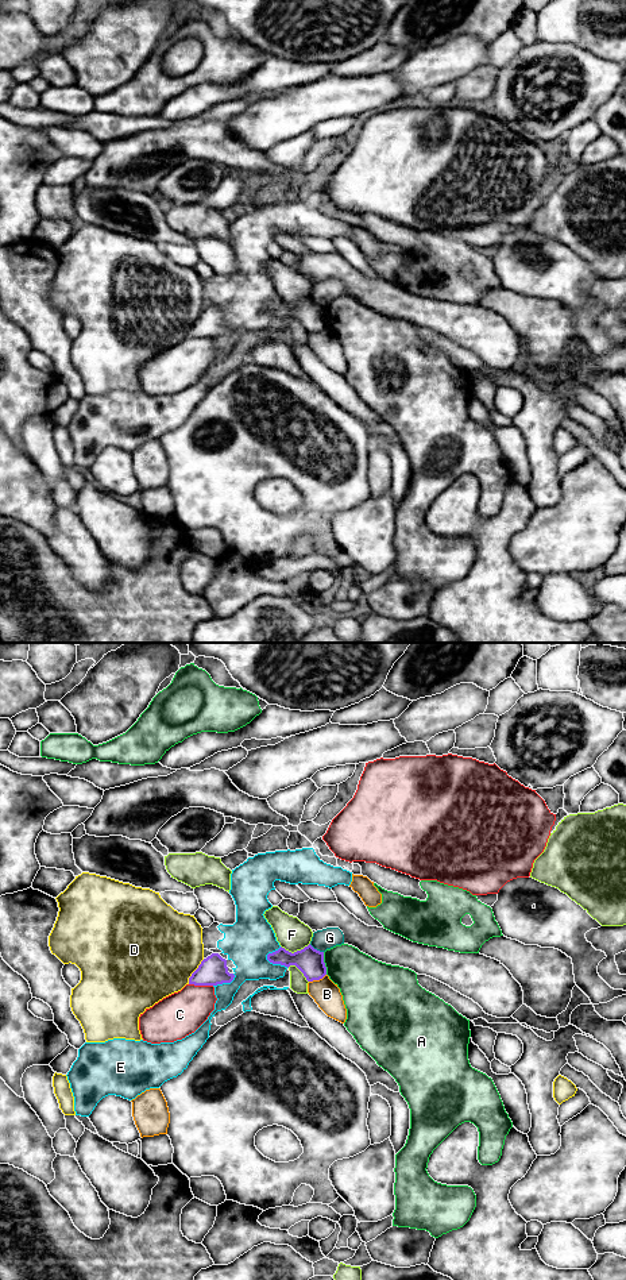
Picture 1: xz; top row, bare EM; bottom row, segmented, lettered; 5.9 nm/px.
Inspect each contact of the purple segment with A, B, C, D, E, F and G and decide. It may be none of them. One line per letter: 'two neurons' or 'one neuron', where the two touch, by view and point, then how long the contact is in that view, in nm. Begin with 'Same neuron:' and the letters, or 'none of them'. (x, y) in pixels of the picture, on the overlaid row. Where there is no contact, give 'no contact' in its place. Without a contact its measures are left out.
Same neuron: none of them
A: two neurons; meets purple in xz at (324, 963); contact 140 nm long
B: two neurons; meets purple in xz at (317, 979); contact 120 nm long
C: two neurons; meets purple in xz at (201, 984); contact 140 nm long
D: two neurons; meets purple in xz at (194, 971); contact 180 nm long
E: two neurons; meets purple in xz at (275, 963); contact 150 nm long
F: two neurons; meets purple in xz at (294, 952); contact 180 nm long
G: two neurons; meets purple in xz at (316, 949); contact 100 nm long

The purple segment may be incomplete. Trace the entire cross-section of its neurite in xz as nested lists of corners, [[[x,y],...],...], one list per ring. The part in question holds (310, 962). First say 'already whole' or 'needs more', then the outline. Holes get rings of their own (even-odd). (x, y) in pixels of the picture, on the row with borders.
already whole; [[[310,944],[294,953],[281,946],[278,951],[268,953],[267,960],[287,968],[295,965],[308,982],[320,980],[326,975],[324,952],[314,949]]]

